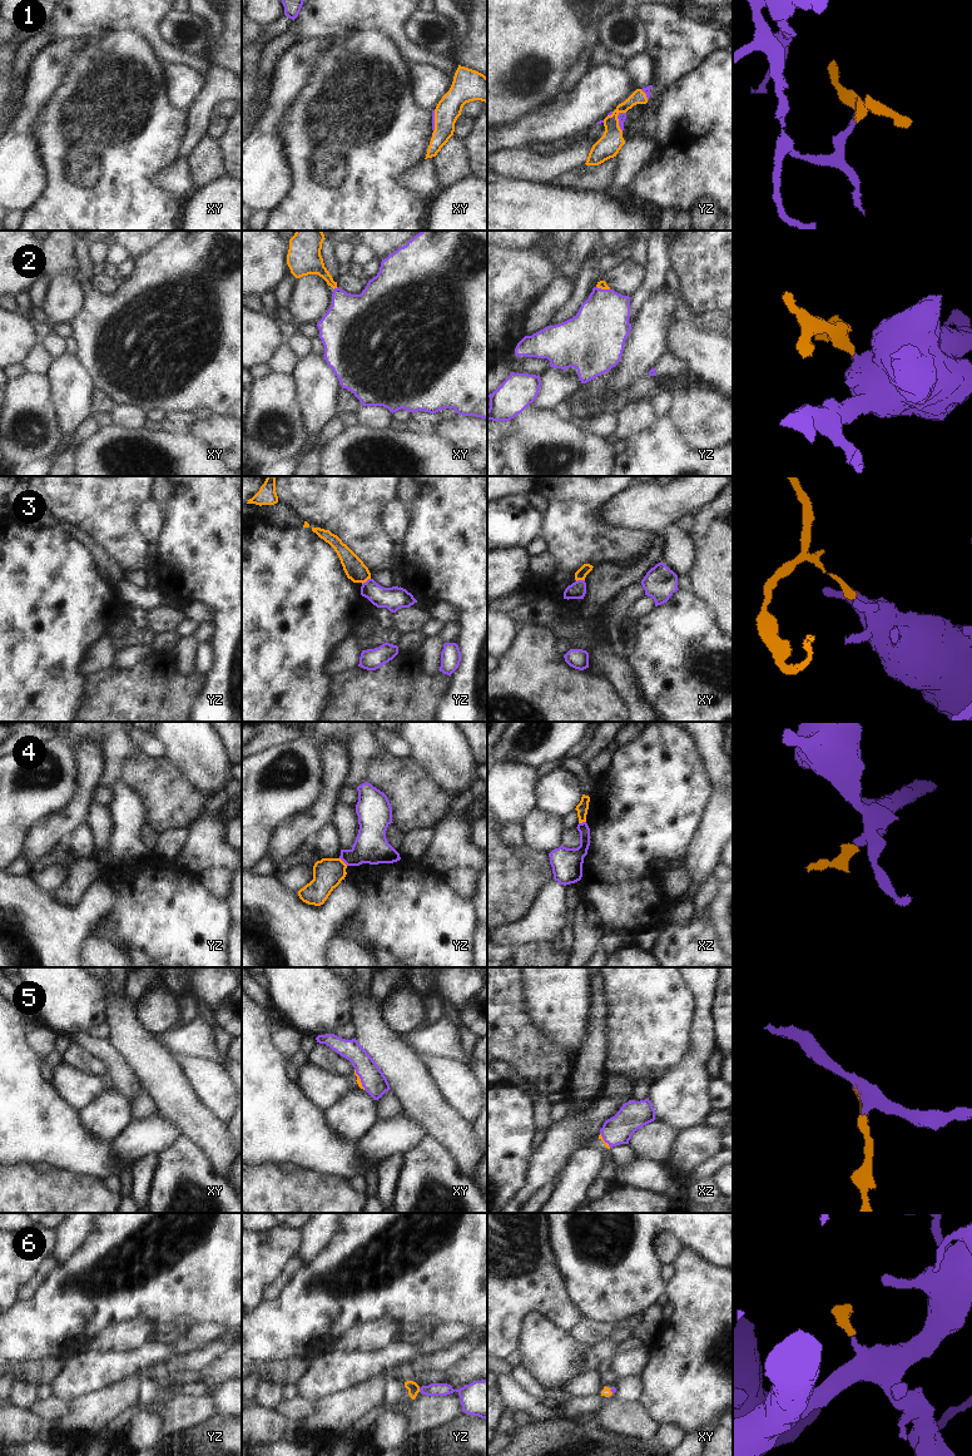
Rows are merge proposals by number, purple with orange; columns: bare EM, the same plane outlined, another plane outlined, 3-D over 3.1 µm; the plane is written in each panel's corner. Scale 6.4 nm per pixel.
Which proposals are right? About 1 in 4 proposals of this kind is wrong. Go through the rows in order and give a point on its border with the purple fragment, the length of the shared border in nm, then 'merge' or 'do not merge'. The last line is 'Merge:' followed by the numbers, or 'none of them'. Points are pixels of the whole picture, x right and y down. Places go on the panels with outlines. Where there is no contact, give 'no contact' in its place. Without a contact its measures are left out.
1: meets purple in yz at (618, 118); contact 130 nm long; merge
2: meets purple in xy at (335, 288); contact 40 nm long; merge
3: meets purple in yz at (367, 580); contact 70 nm long; do not merge
4: meets purple in yz at (343, 861); contact 80 nm long; do not merge
5: meets purple in xy at (360, 1078); contact 150 nm long; merge
6: meets purple in yz at (420, 1390); contact 30 nm long; merge
Merge: 1, 2, 5, 6

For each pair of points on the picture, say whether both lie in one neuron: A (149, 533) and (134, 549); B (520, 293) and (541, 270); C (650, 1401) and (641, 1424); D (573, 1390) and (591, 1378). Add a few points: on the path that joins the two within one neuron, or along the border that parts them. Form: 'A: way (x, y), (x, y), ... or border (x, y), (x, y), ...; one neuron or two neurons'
A: border (138, 509), (138, 528), (149, 541); two neurons
B: way (524, 287), (535, 276); one neuron
C: border (640, 1401), (660, 1425); two neurons
D: way (578, 1387), (586, 1383); one neuron

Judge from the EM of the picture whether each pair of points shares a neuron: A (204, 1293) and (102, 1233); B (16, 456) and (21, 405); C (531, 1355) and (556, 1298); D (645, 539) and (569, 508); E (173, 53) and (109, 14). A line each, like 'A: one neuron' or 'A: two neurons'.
A: one neuron
B: one neuron
C: two neurons
D: one neuron
E: one neuron

